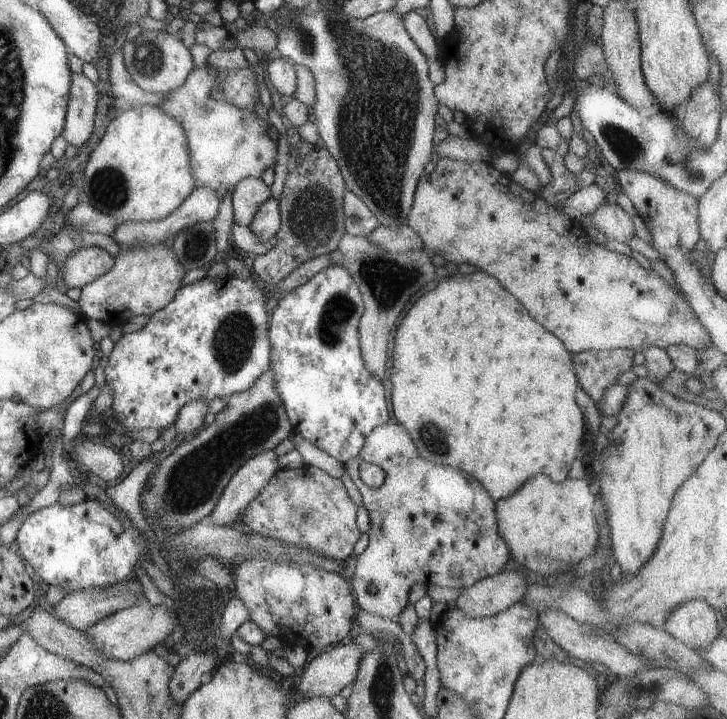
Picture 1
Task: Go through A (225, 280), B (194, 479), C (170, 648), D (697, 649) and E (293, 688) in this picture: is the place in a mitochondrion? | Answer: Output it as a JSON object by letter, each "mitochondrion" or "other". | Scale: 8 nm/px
{"A":"other","B":"mitochondrion","C":"other","D":"other","E":"other"}

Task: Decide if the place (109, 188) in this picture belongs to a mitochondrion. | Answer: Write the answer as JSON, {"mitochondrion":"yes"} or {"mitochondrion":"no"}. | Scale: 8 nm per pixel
{"mitochondrion":"yes"}

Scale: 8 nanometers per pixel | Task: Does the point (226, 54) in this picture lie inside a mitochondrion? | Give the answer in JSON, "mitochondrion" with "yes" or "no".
{"mitochondrion":"no"}

